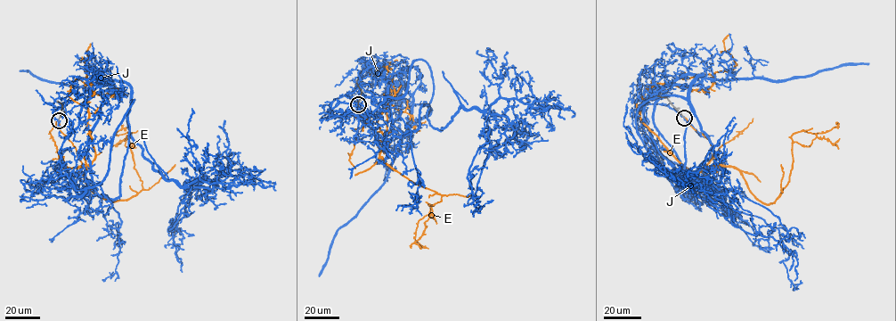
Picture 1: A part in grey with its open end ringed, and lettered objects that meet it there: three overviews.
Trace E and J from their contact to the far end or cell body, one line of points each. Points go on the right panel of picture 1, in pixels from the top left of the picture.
E: (684, 118), (713, 149), (713, 164), (696, 172), (642, 122), (642, 94), (658, 84), (731, 69), (729, 34)
J: (684, 118), (646, 98), (701, 74), (690, 107), (712, 146), (688, 183), (745, 231), (795, 251), (794, 280)

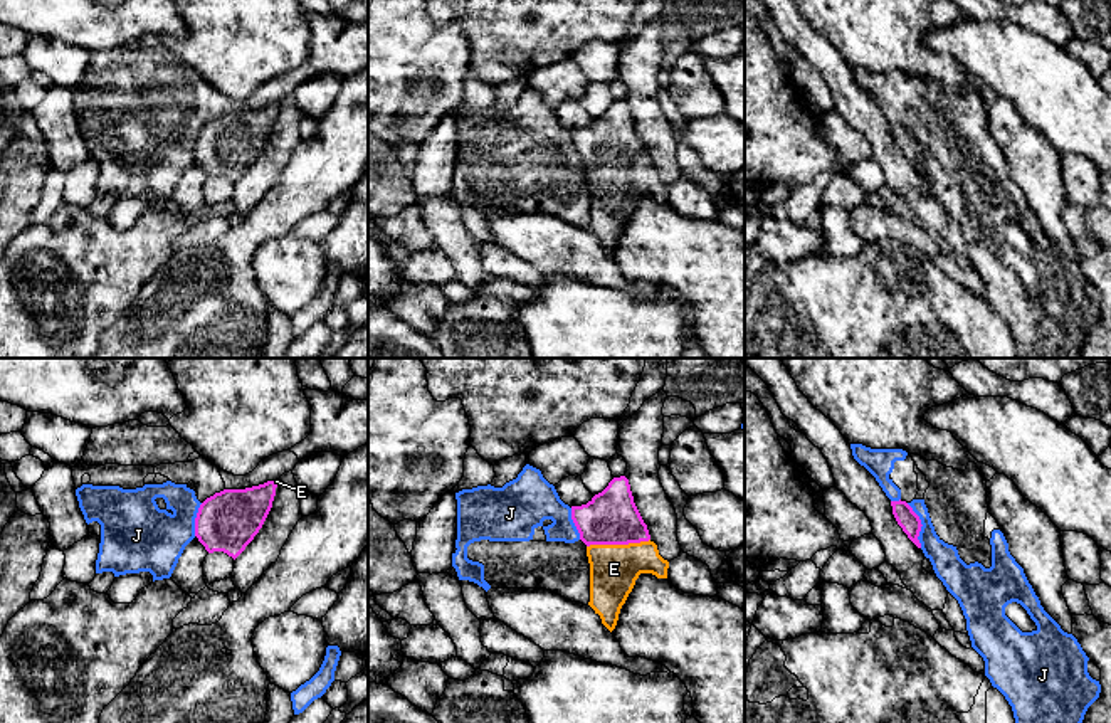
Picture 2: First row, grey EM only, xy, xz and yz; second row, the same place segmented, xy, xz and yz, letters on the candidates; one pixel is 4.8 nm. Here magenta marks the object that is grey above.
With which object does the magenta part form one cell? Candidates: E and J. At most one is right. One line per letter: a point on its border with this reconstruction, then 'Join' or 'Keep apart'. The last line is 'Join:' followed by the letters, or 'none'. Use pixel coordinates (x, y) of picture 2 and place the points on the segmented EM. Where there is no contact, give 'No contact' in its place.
E: Touches magenta at xz (617, 543). Join
J: Touches magenta at yz (921, 525). Keep apart
Join: E

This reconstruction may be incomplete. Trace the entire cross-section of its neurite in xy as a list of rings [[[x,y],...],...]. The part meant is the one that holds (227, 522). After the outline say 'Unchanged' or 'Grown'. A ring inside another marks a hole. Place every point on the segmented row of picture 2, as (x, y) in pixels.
[[[267,481],[245,489],[224,489],[207,498],[195,518],[195,536],[208,553],[224,551],[234,560],[262,528],[277,484]]]. Unchanged

